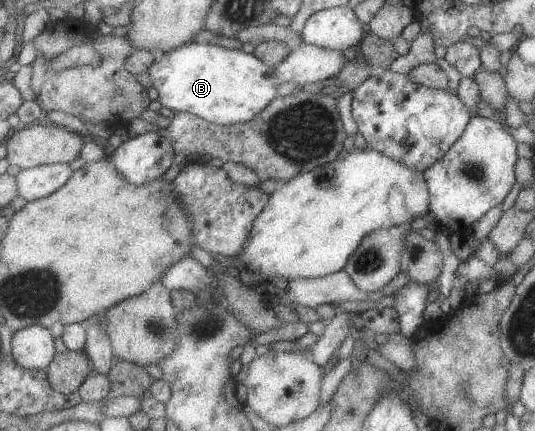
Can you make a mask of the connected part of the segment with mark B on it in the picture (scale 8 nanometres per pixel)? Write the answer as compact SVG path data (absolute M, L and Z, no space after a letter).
M188 42L165 52L163 57L159 61L153 61L145 72L151 79L151 86L157 92L157 101L162 107L173 113L189 113L219 126L246 123L256 117L259 111L277 97L276 88L280 83L274 77L274 69L266 67L252 54L217 47L210 43Z

